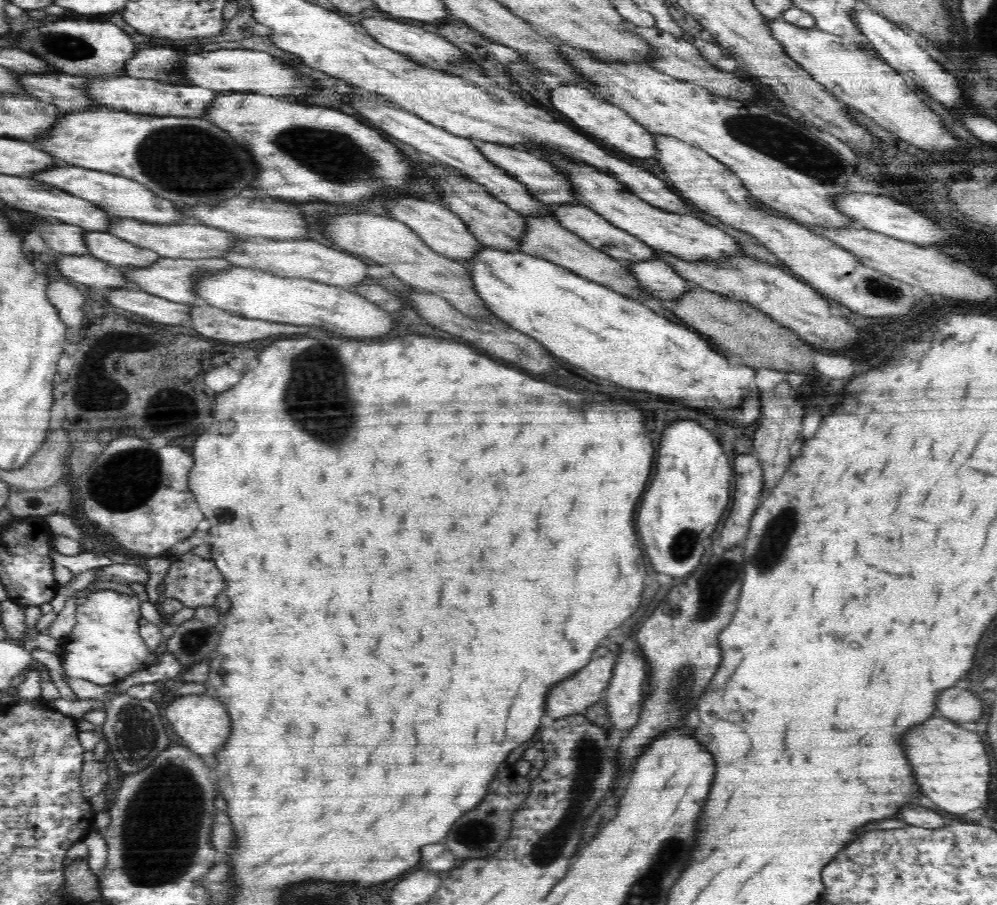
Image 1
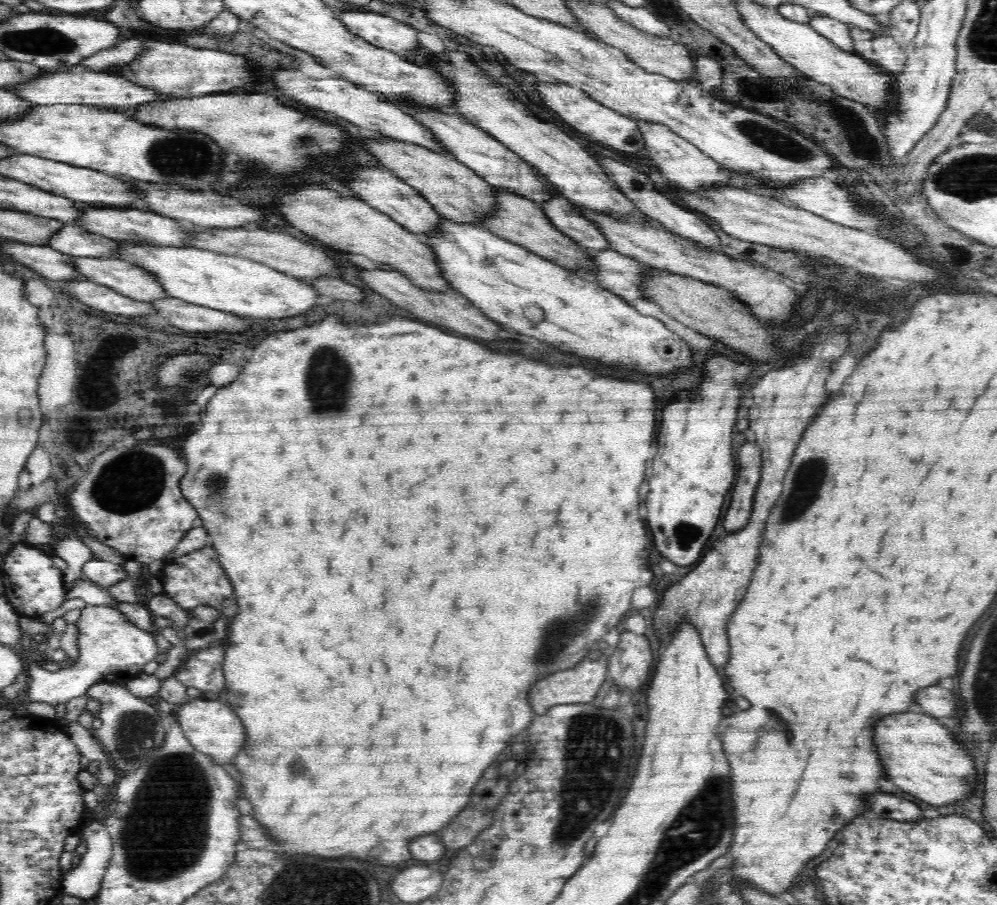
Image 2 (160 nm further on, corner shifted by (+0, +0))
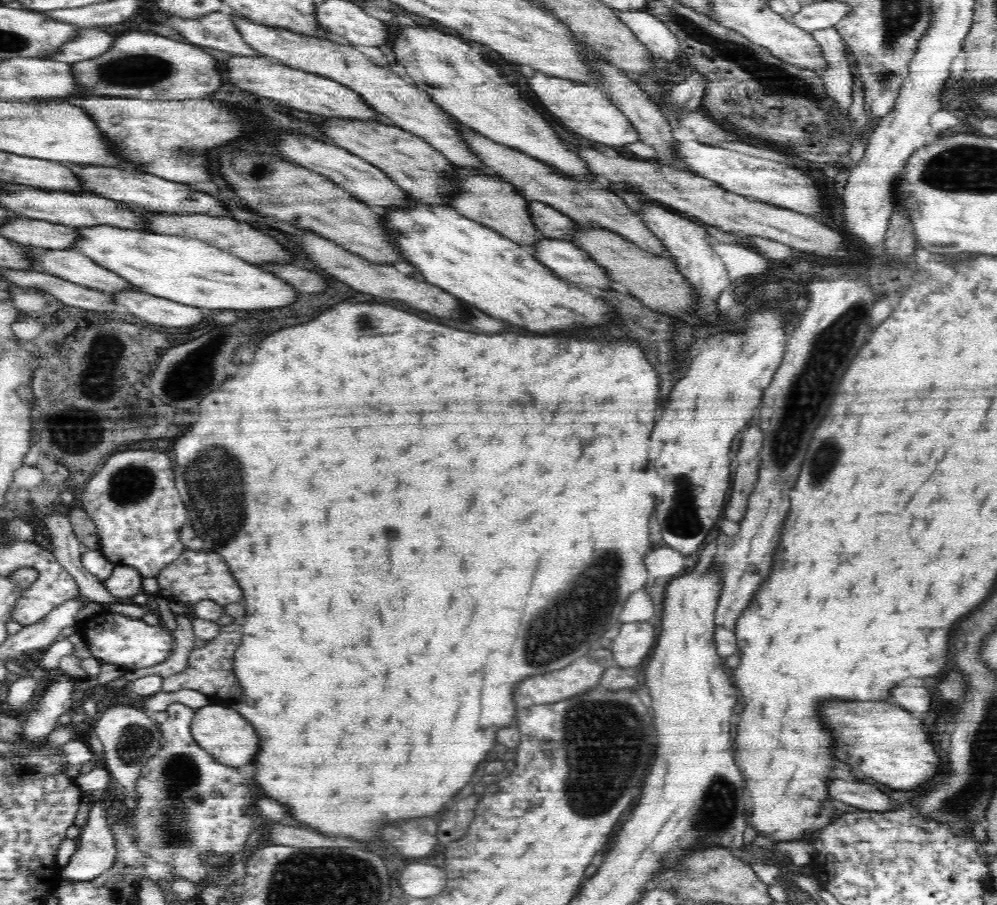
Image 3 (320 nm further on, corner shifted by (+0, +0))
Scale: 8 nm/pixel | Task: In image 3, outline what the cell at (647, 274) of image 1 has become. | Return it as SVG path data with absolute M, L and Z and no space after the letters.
M540 239L534 246L535 257L555 276L578 286L610 289L609 274L583 250L568 240Z

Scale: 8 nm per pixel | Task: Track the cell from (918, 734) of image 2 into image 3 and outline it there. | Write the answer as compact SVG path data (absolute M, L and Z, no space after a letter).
M828 700L828 702L824 702L822 706L820 706L820 720L822 720L822 724L826 726L826 728L830 728L830 730L834 730L834 740L836 740L836 744L832 744L832 750L836 752L836 758L842 762L842 764L848 764L852 770L858 770L858 772L862 772L862 774L866 774L868 778L874 778L874 780L878 780L878 782L882 782L882 784L886 784L886 786L881 786L882 788L890 788L891 790L918 790L918 786L922 786L924 782L930 782L936 774L938 774L938 768L940 768L940 761L938 761L938 757L936 756L938 752L938 748L934 750L934 740L928 734L928 723L926 718L922 717L919 714L914 714L911 711L906 712L906 709L902 710L902 708L898 708L898 706L892 706L892 704L888 704L888 702L842 702L842 700Z

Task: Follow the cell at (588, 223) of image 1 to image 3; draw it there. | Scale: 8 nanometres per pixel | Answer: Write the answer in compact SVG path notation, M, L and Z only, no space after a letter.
M529 201L529 211L539 238L568 240L577 231L578 223L563 212L540 201Z

